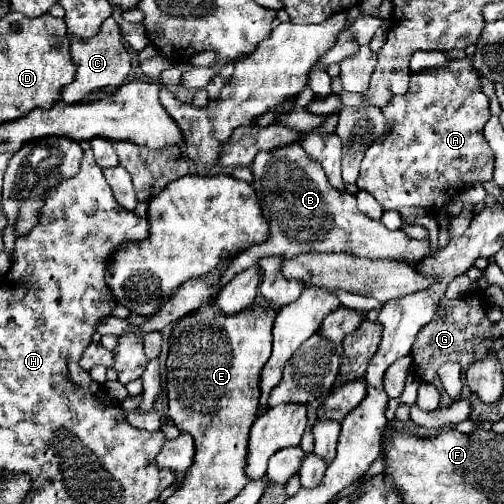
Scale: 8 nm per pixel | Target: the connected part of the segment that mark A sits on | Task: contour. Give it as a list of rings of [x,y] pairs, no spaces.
[[[451,59],[447,65],[443,67],[437,67],[437,69],[427,69],[423,73],[413,73],[411,75],[411,83],[409,83],[409,91],[401,97],[395,97],[389,105],[383,107],[383,115],[387,119],[387,133],[383,137],[379,137],[367,151],[365,151],[365,157],[363,157],[363,163],[361,163],[361,173],[359,173],[359,179],[357,179],[357,187],[363,189],[363,191],[369,191],[383,209],[401,209],[405,205],[413,205],[413,207],[423,207],[425,211],[439,211],[441,207],[445,207],[447,203],[453,201],[453,197],[461,191],[461,187],[465,185],[471,185],[471,183],[485,183],[485,181],[491,181],[493,179],[493,153],[483,137],[483,127],[485,123],[489,121],[491,113],[489,113],[489,99],[485,93],[481,93],[481,83],[479,83],[479,75],[473,71],[473,65],[471,65],[471,59]]]

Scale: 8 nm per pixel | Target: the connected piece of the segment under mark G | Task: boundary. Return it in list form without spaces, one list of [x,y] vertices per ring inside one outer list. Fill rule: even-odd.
[[[465,295],[459,299],[445,299],[441,303],[441,309],[437,311],[437,317],[419,331],[419,335],[413,343],[413,351],[411,351],[411,357],[415,363],[415,373],[421,377],[421,381],[439,387],[439,391],[441,391],[439,407],[441,409],[445,407],[445,399],[449,395],[441,387],[439,375],[437,375],[439,367],[447,361],[457,361],[459,365],[465,367],[469,361],[473,361],[473,357],[477,357],[477,353],[481,353],[485,349],[483,347],[485,335],[491,333],[491,329],[493,329],[493,323],[485,315],[485,299],[481,295]],[[441,313],[449,313],[449,317],[441,319]]]

